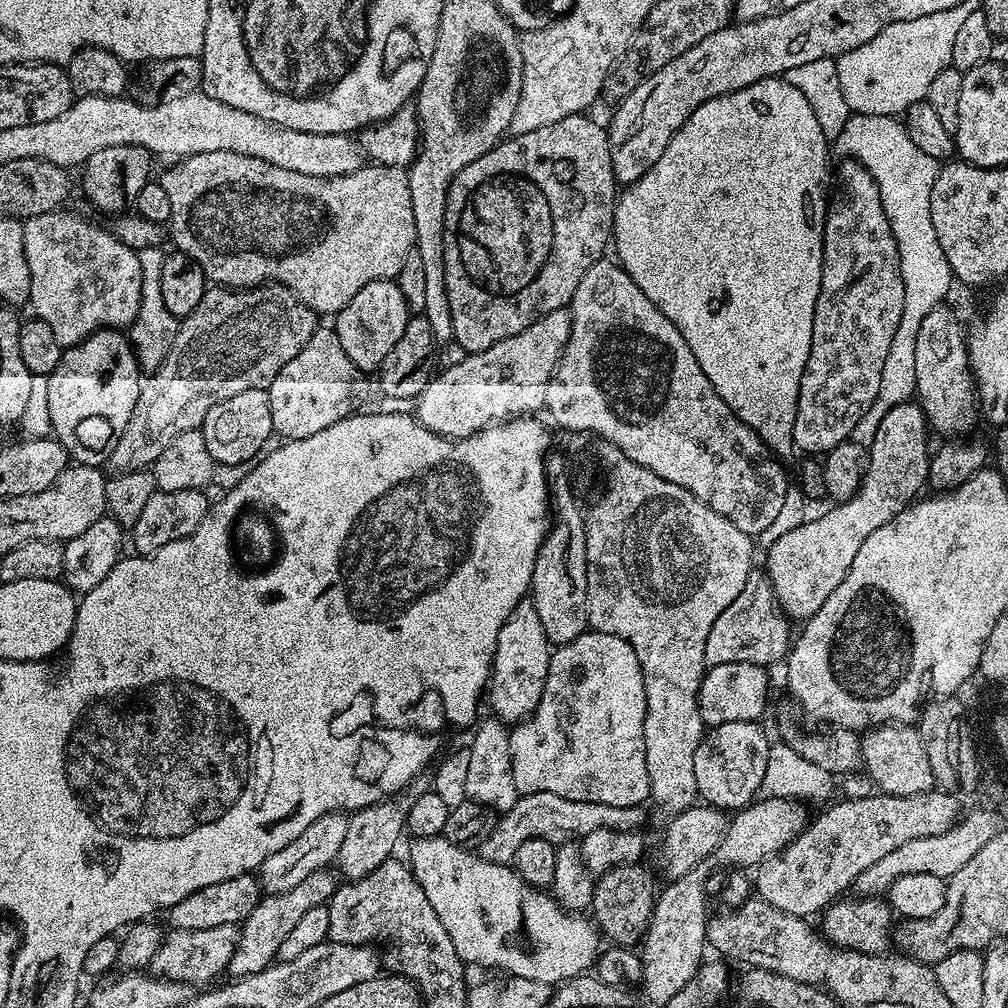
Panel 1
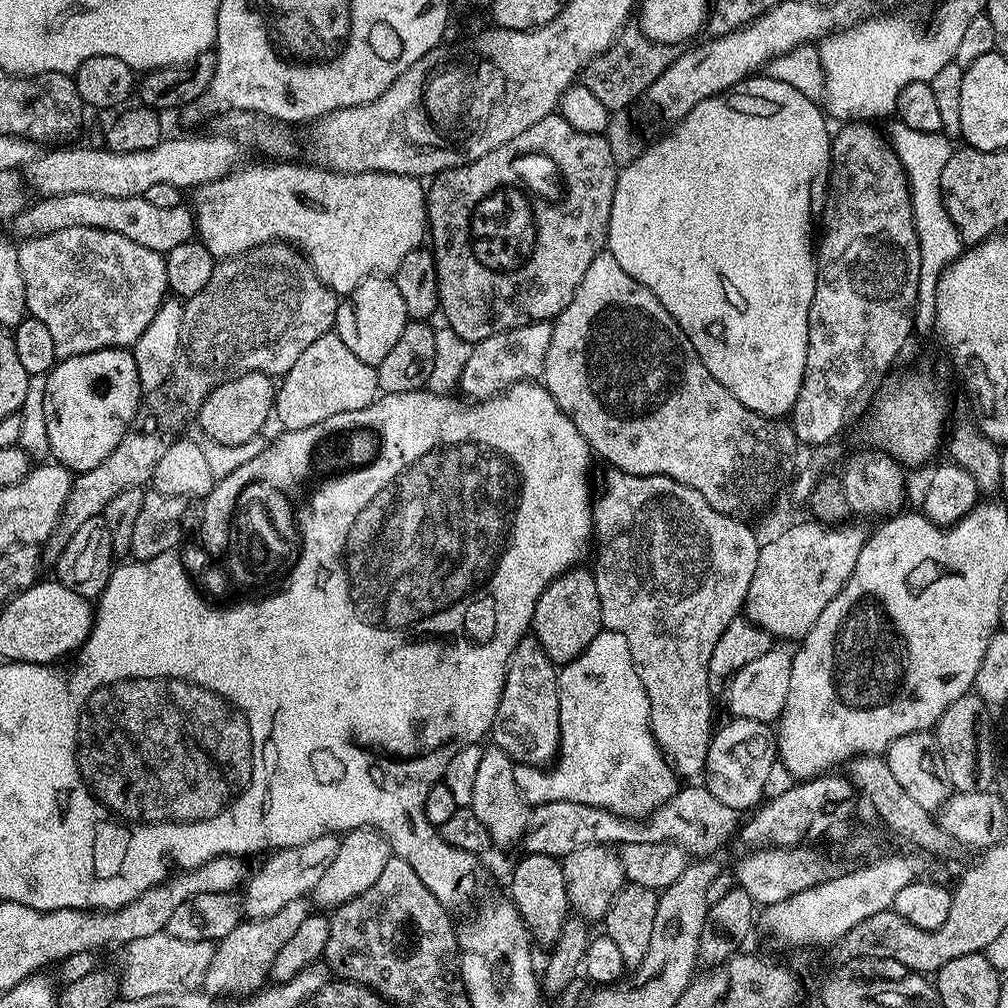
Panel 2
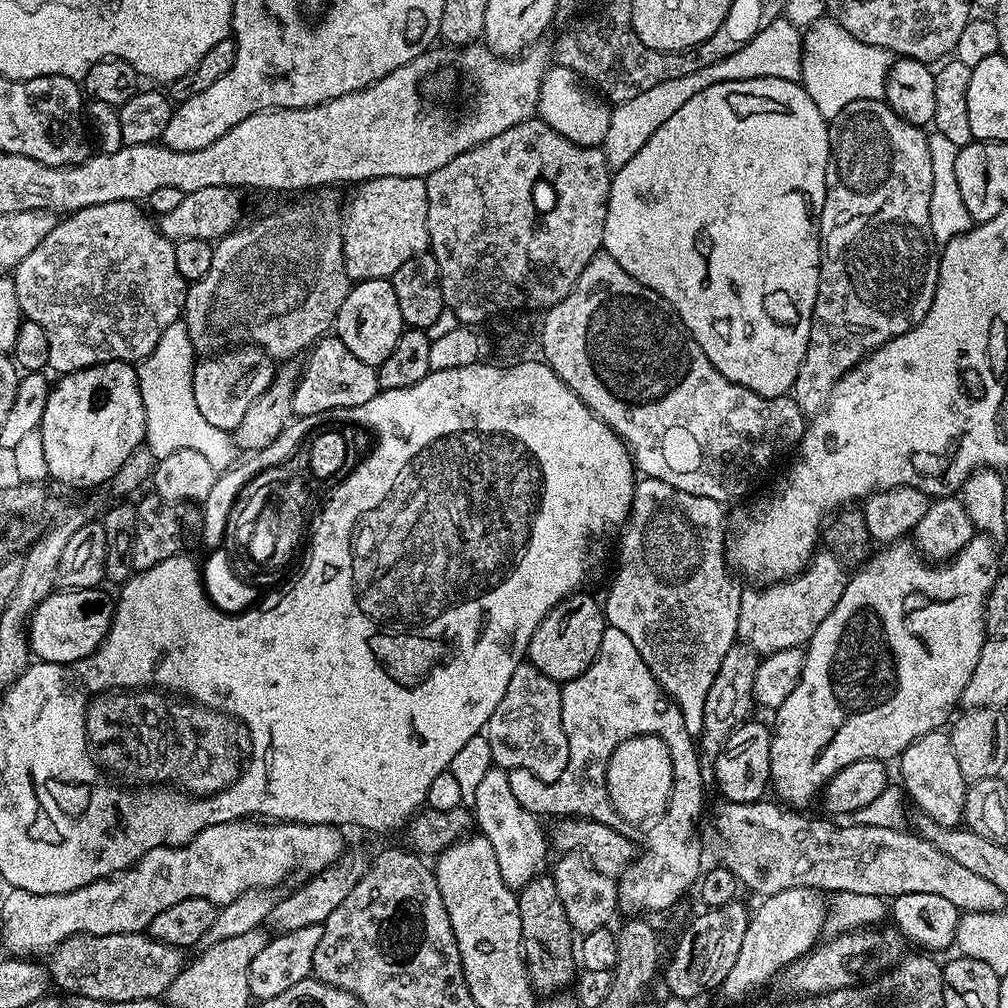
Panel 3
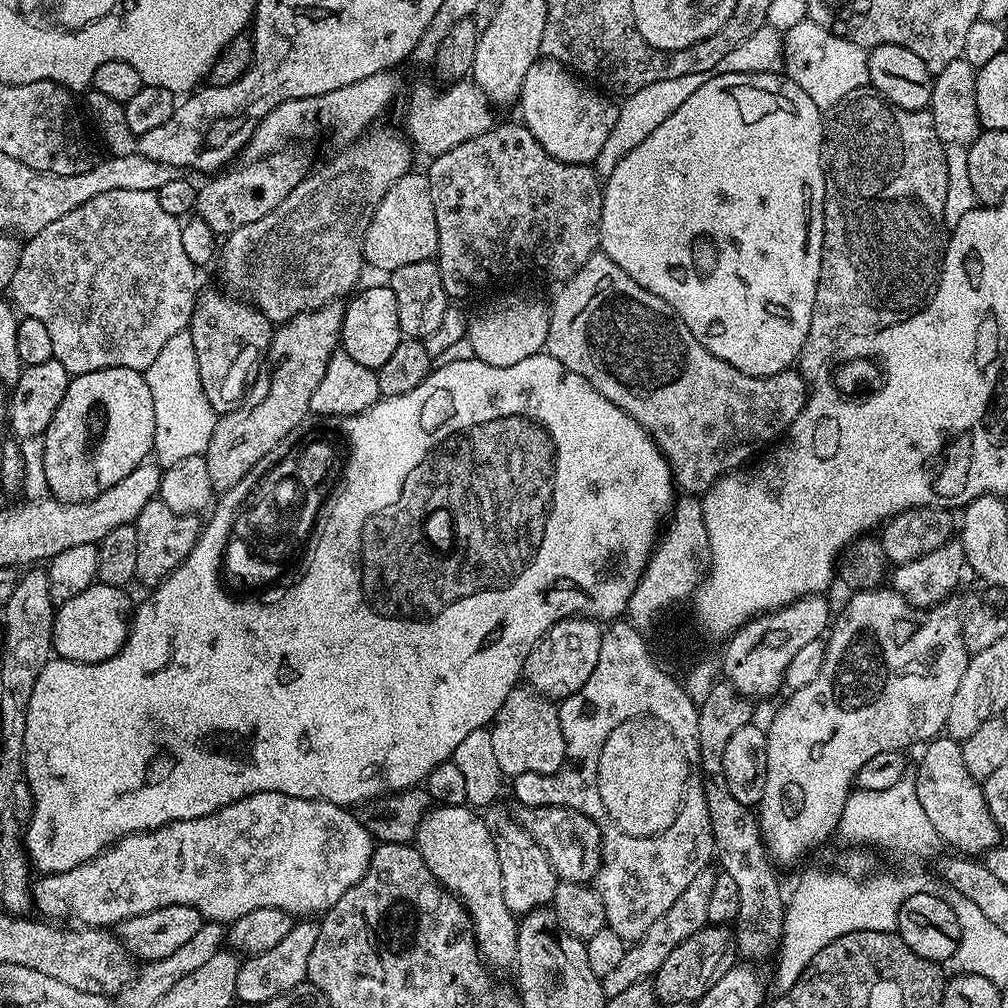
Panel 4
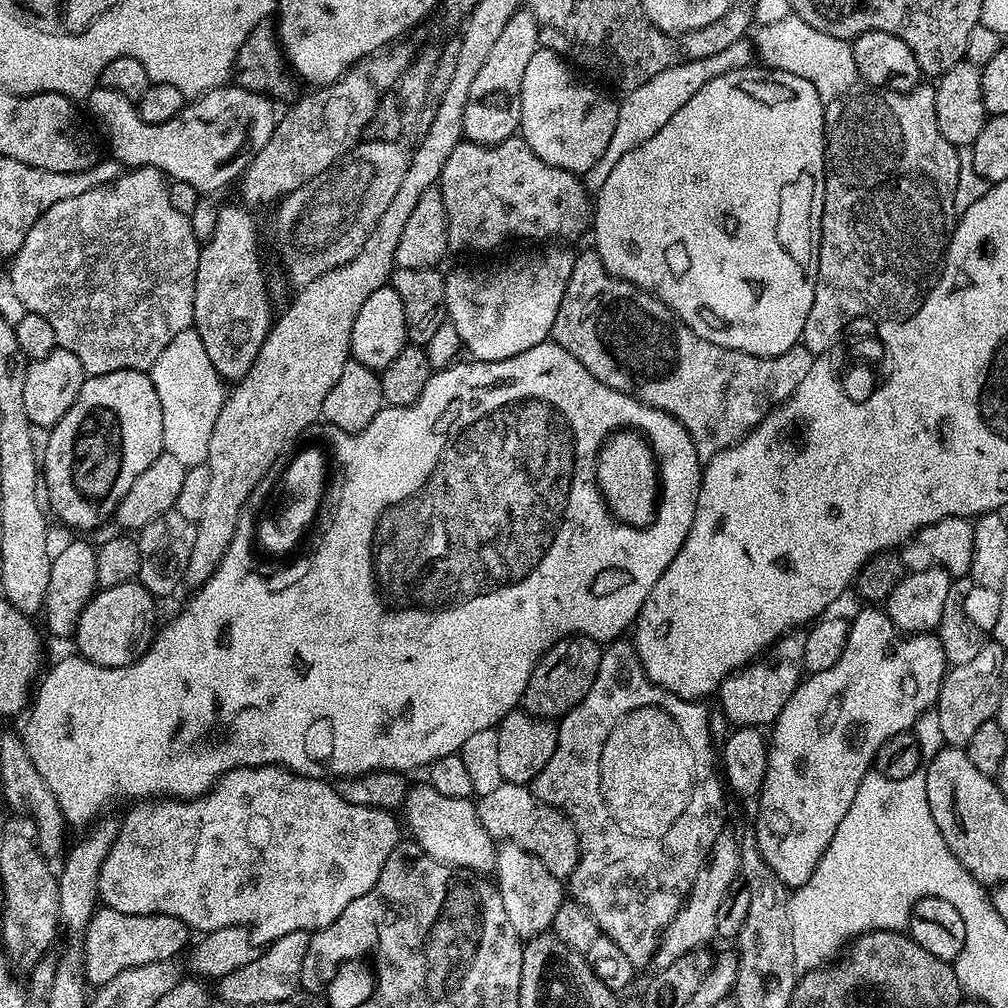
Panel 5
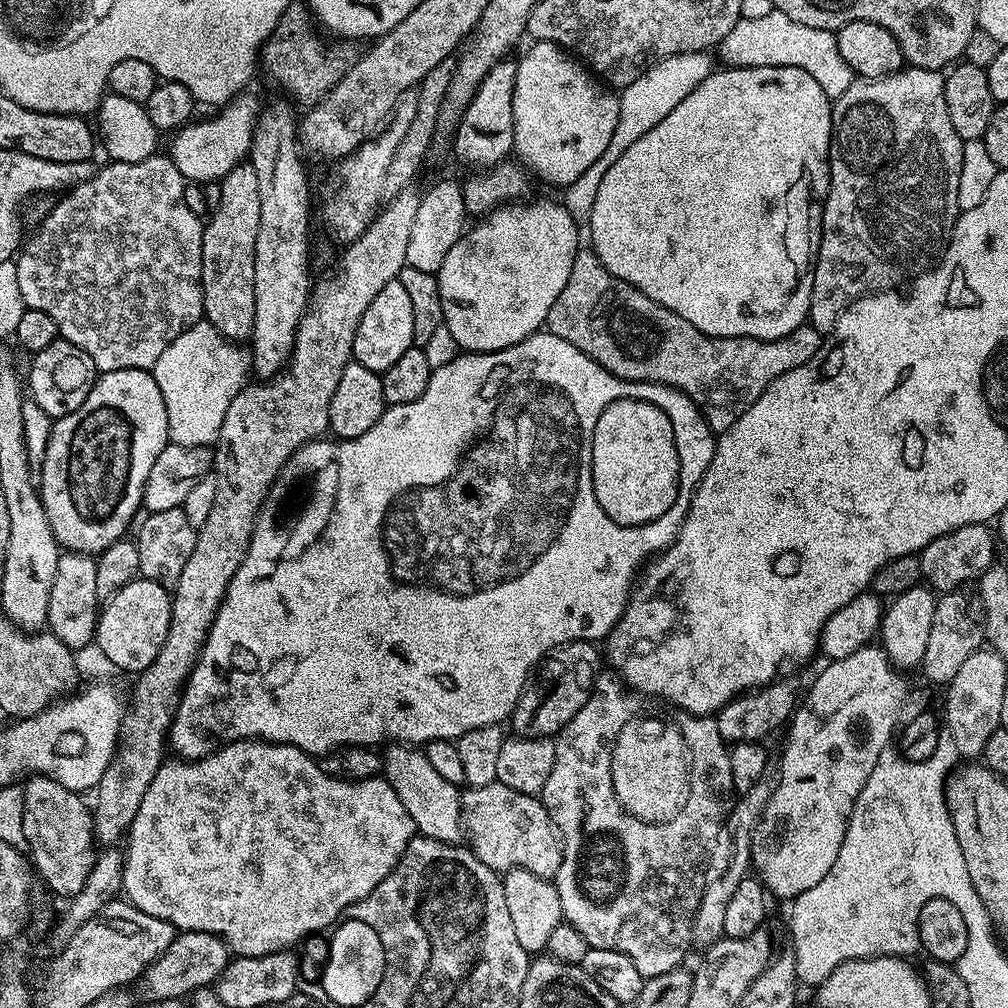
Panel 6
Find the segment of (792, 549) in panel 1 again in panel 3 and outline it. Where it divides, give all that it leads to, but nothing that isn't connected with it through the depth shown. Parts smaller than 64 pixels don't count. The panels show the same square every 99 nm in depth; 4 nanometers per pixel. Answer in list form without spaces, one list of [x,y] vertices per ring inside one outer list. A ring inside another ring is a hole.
[[[820,550],[797,576],[792,576],[789,580],[745,587],[741,591],[738,606],[737,637],[758,654],[804,648],[826,614],[830,614],[834,606],[838,606],[838,598],[842,598],[842,590],[846,590],[848,578],[849,573],[844,563],[832,552]]]

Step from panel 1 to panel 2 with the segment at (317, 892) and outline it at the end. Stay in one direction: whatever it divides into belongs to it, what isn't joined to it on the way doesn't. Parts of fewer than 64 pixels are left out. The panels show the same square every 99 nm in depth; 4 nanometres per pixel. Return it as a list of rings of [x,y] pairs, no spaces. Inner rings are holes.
[[[301,898],[294,902],[286,902],[286,906],[282,906],[282,910],[278,910],[276,914],[270,914],[257,920],[241,919],[240,924],[234,926],[234,930],[230,930],[230,934],[226,934],[226,938],[222,938],[215,945],[213,960],[210,962],[208,975],[204,979],[203,987],[214,996],[226,996],[229,998],[248,996],[253,992],[260,991],[261,988],[265,987],[266,981],[269,979],[274,954],[278,954],[278,950],[282,950],[282,946],[286,946],[286,941],[301,928],[302,922],[306,922],[309,914],[309,901]]]

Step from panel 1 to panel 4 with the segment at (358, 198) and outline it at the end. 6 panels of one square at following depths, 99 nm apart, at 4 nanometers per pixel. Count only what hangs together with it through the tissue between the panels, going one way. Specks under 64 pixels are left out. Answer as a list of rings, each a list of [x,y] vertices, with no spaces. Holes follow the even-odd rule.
[[[413,170],[398,178],[398,182],[386,190],[386,198],[378,202],[378,210],[374,210],[374,218],[364,235],[364,262],[369,269],[377,268],[383,274],[391,274],[398,266],[433,259],[437,250],[438,224],[431,202],[430,182],[423,171]]]

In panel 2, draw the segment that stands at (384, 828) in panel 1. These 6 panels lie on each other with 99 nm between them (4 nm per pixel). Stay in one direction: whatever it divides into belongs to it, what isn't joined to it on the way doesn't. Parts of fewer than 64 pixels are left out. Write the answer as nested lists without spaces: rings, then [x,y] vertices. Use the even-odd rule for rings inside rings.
[[[355,828],[343,833],[330,866],[326,866],[322,870],[322,876],[318,878],[318,882],[311,890],[311,903],[315,907],[317,904],[320,907],[317,909],[320,910],[335,910],[340,905],[350,902],[350,898],[362,894],[365,890],[370,890],[370,886],[374,886],[374,881],[382,874],[383,867],[390,859],[393,859],[392,847],[377,828]]]

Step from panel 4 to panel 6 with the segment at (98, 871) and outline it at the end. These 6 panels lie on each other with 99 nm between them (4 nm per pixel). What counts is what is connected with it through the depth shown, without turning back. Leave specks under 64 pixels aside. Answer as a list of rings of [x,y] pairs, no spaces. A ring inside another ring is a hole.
[[[239,740],[225,744],[201,760],[168,758],[160,765],[158,774],[154,774],[154,782],[150,782],[142,798],[142,806],[138,806],[138,814],[134,814],[134,822],[128,827],[122,892],[135,908],[170,922],[180,932],[209,932],[221,936],[236,956],[265,956],[291,949],[305,938],[331,929],[351,904],[366,899],[374,886],[394,870],[415,835],[414,818],[406,814],[406,806],[402,806],[387,780],[339,780],[337,776],[326,774],[324,767],[301,748],[272,744],[269,740]]]

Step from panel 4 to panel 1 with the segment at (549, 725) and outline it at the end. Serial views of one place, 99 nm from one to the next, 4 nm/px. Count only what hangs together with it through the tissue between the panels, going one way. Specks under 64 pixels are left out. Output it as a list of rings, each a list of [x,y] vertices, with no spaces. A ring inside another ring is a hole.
[[[531,599],[521,600],[519,606],[506,618],[502,630],[498,634],[496,653],[492,655],[492,674],[486,689],[486,700],[492,703],[491,715],[497,720],[503,720],[505,725],[516,726],[528,719],[535,712],[542,698],[544,683],[548,677],[548,667],[553,649],[548,642],[546,630],[542,630],[542,618],[538,618],[538,610]]]

